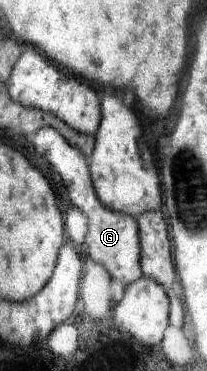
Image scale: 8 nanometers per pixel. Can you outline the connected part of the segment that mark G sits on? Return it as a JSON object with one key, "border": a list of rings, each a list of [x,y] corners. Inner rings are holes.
{"border":[[[42,127],[33,137],[34,147],[51,163],[53,169],[61,175],[71,203],[79,208],[88,219],[88,230],[85,236],[84,254],[95,263],[101,264],[112,278],[127,287],[142,276],[140,264],[140,233],[135,217],[113,211],[105,207],[97,197],[88,161],[82,152],[73,147],[55,128]]]}

